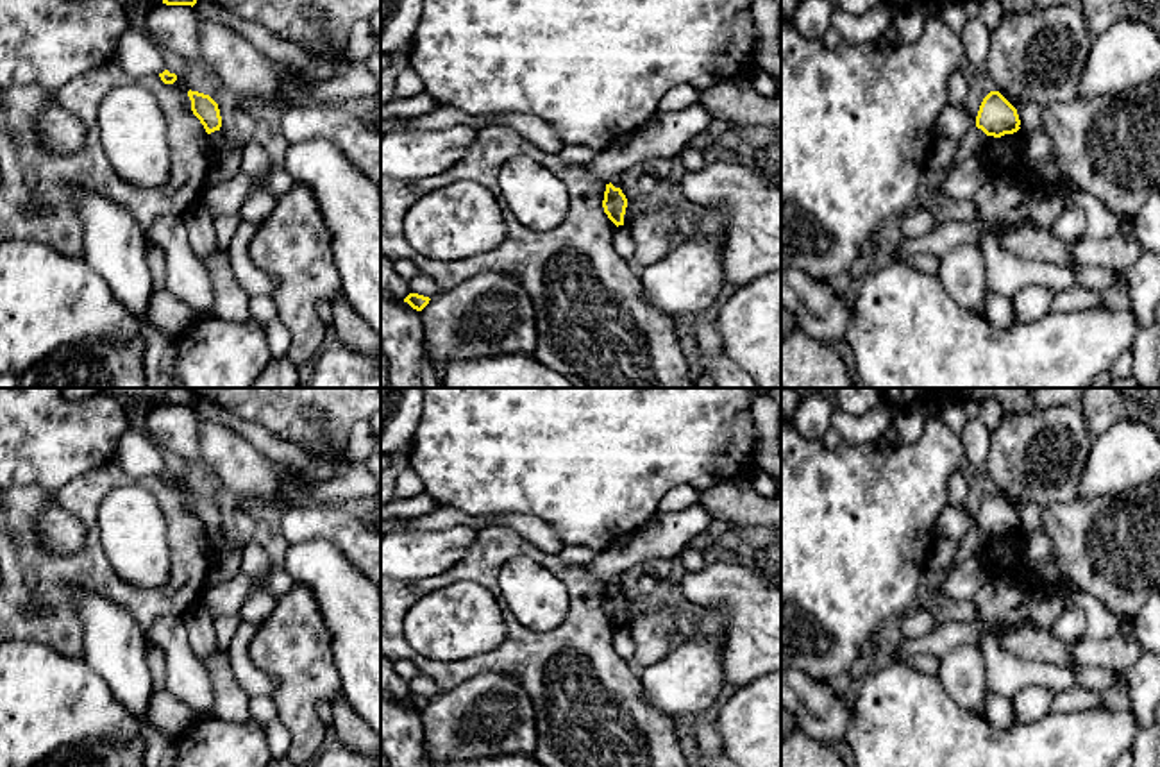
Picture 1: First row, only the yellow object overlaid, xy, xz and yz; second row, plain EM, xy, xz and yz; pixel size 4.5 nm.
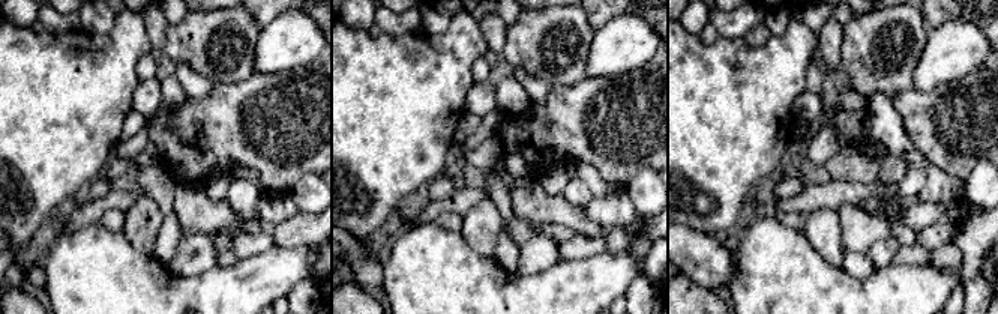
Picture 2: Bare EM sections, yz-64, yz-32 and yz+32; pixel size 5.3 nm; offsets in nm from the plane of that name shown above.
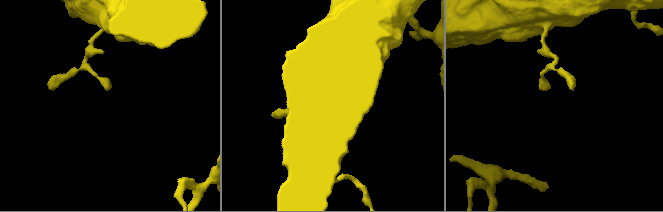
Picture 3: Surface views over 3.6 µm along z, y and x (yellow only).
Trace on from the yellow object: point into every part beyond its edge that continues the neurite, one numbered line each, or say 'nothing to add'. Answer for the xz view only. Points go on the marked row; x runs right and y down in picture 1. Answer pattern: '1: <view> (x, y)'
nothing to add

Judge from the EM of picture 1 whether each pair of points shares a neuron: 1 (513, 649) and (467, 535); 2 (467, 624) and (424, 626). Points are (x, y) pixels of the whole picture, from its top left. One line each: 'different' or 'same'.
1: different
2: same

